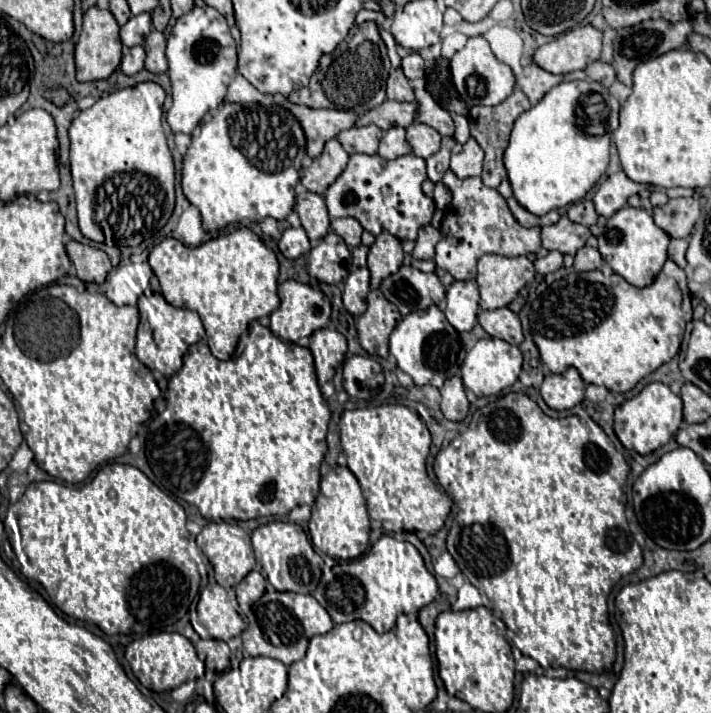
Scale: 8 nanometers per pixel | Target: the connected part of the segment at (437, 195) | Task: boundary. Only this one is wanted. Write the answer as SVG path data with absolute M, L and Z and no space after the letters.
M444 185L434 189L434 203L438 209L446 209L446 205L450 203L450 191Z

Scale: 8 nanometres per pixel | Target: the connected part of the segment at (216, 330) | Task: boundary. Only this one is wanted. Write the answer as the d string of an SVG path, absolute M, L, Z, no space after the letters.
M246 227L218 235L198 247L186 247L178 239L164 239L150 251L148 263L160 281L164 299L174 307L186 307L200 315L208 346L216 359L230 359L248 323L270 315L280 305L276 293L278 259Z

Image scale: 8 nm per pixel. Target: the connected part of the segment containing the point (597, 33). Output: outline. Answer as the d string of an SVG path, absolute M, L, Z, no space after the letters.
M578 25L558 39L542 45L534 63L550 73L570 73L578 69L586 69L592 61L600 59L602 51L602 31L592 25Z

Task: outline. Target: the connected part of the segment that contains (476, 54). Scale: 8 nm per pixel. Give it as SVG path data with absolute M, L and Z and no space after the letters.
M470 37L466 47L460 49L452 57L450 69L452 69L452 81L454 81L460 97L470 107L472 105L498 105L512 93L512 89L516 85L512 69L494 57L490 43L484 37Z

